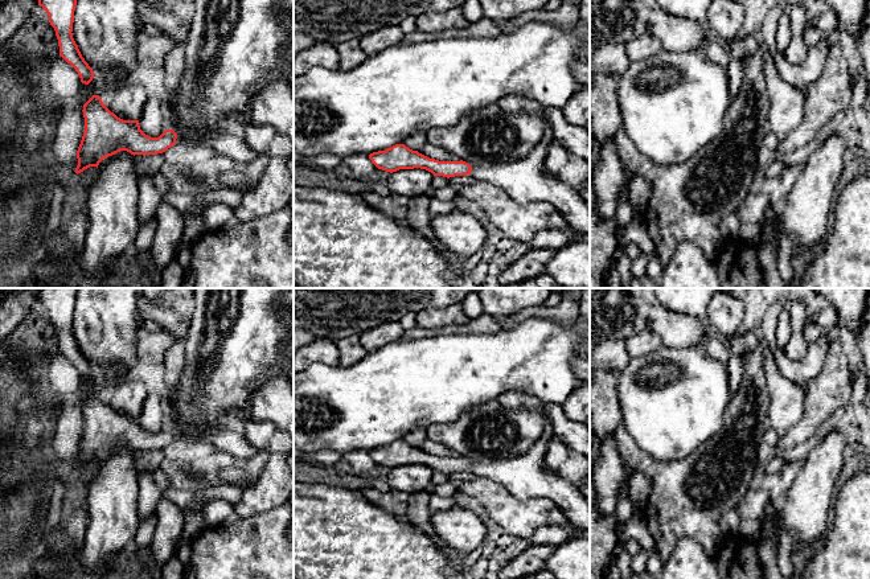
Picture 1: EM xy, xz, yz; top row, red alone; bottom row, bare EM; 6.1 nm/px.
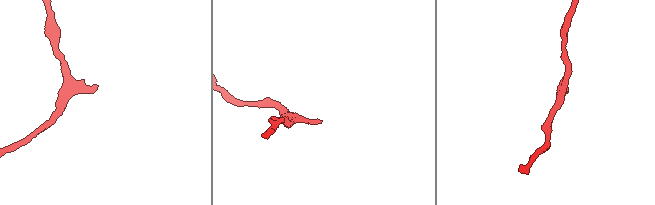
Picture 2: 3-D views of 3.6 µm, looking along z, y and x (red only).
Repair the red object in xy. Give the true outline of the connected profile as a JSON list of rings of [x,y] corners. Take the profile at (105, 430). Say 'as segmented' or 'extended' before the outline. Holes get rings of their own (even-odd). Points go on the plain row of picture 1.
extended | [[[93,391],[83,401],[85,428],[77,447],[81,469],[120,447],[131,451],[157,451],[175,440],[201,442],[210,444],[223,460],[239,464],[253,459],[259,451],[249,442],[243,431],[218,428],[202,436],[184,436],[173,426],[165,426],[159,434],[145,431],[139,416],[123,416],[111,408],[102,394]]]

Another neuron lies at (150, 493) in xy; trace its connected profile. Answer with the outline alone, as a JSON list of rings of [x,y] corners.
[[[144,471],[138,476],[138,513],[140,521],[156,513],[156,506],[163,498],[163,490],[155,481],[155,471]]]

